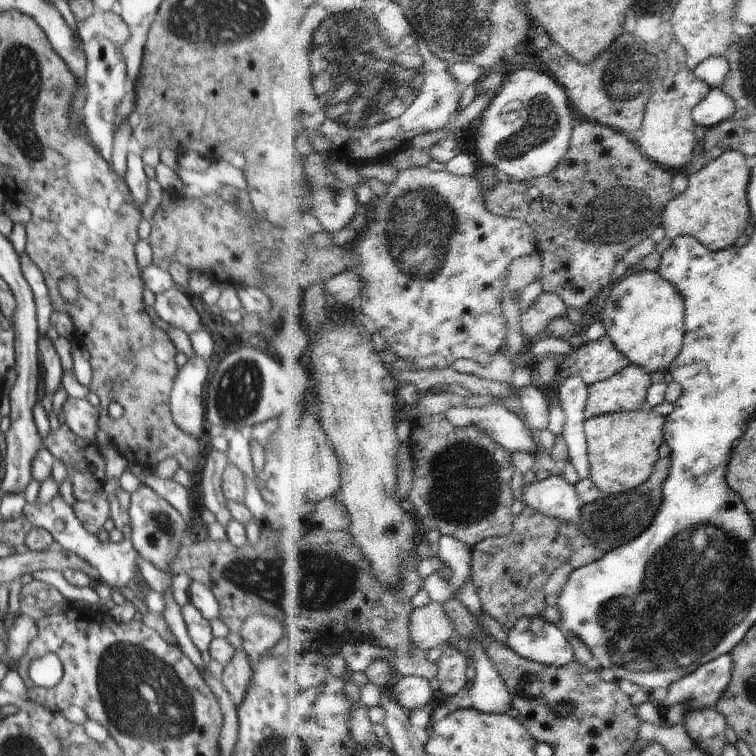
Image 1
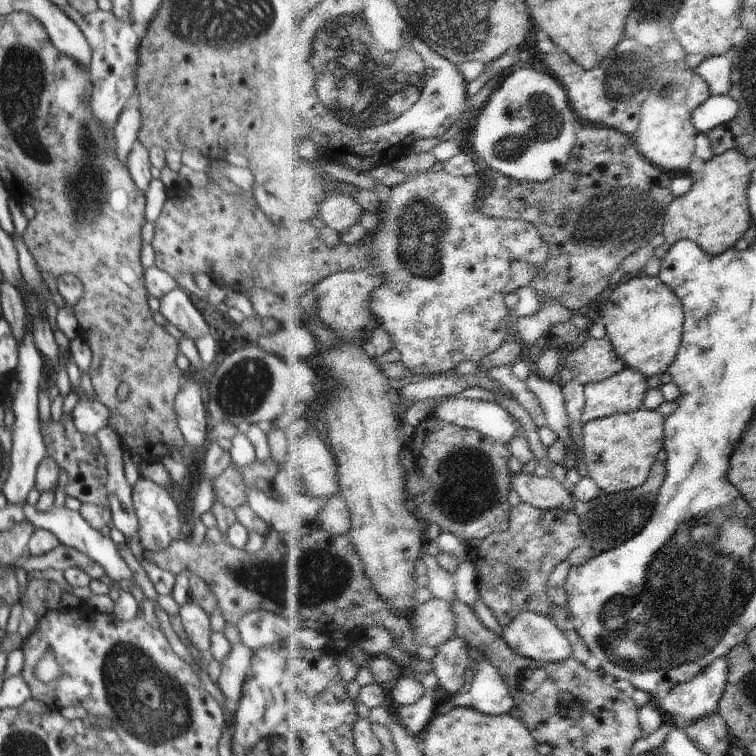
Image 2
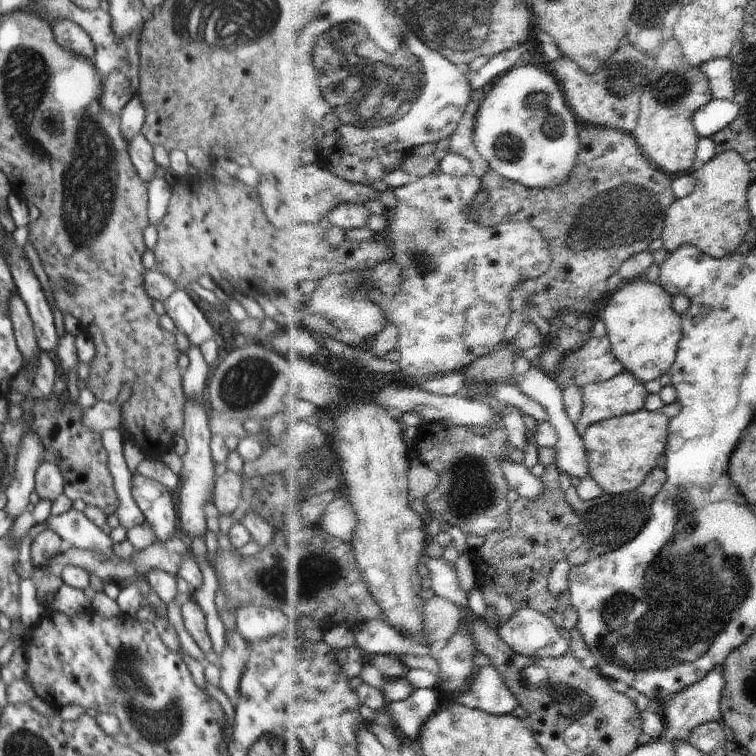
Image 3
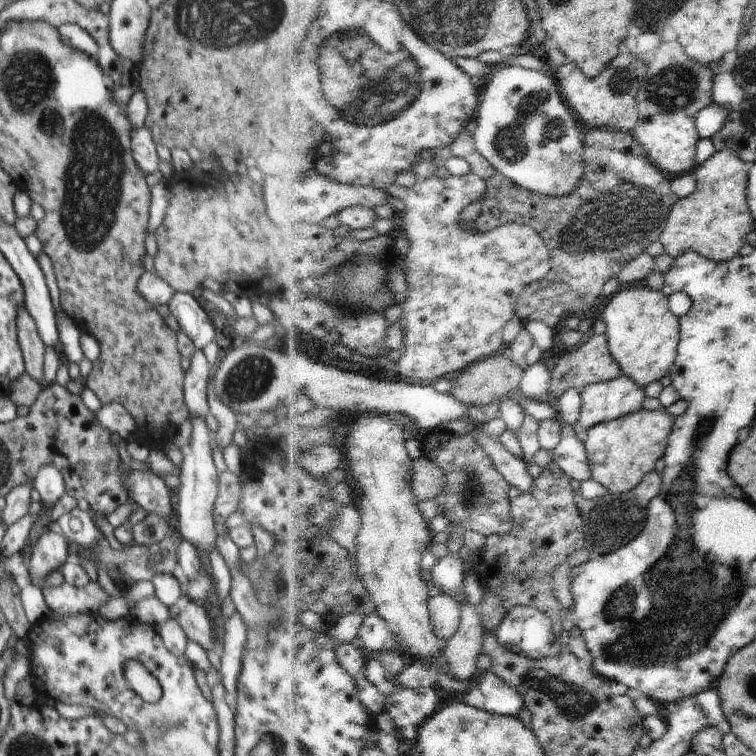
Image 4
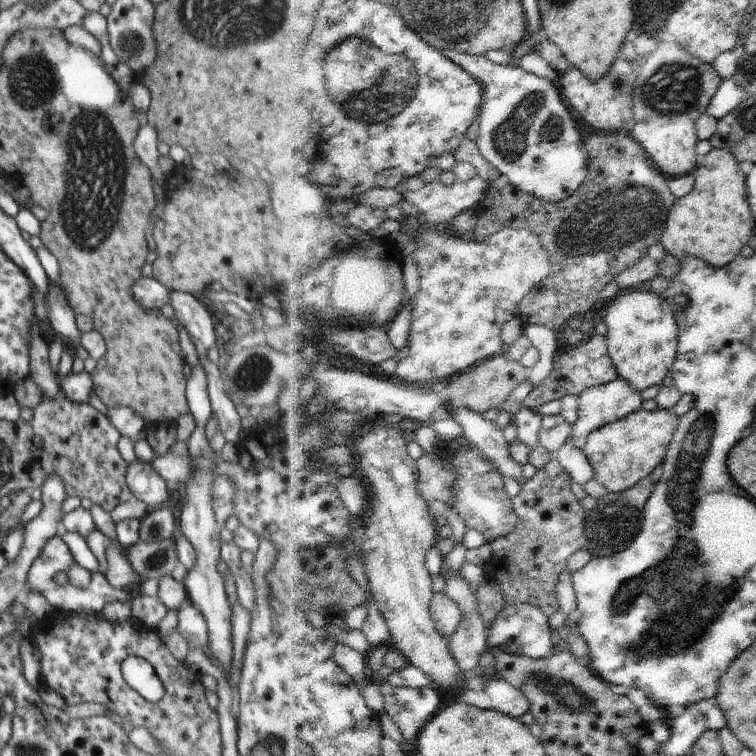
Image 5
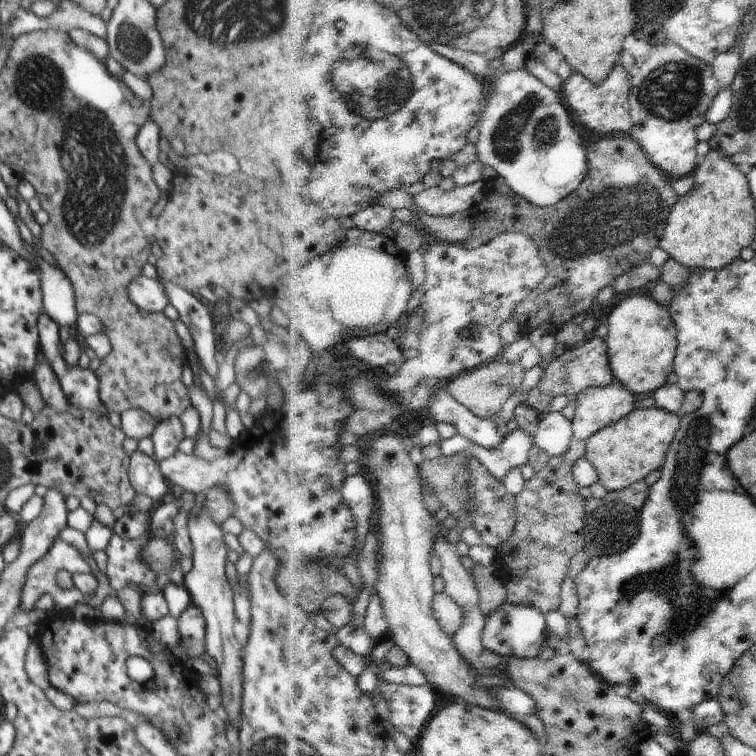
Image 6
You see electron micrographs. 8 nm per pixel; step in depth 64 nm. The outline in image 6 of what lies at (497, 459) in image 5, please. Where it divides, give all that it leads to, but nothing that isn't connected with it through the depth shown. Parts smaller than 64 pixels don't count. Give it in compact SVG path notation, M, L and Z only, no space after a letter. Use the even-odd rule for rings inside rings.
M442 384L440 389L426 398L425 403L436 422L453 424L459 433L476 444L480 443L486 448L495 449L506 438L500 434L496 421L474 414L473 410L462 404Z

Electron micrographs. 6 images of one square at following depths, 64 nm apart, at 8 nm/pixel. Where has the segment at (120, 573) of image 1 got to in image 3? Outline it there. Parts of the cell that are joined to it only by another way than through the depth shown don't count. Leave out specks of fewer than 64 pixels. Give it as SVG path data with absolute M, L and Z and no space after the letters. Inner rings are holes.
M72 508L58 516L43 515L43 520L63 538L65 545L90 549L108 558L114 555L110 532L96 526L82 511Z

